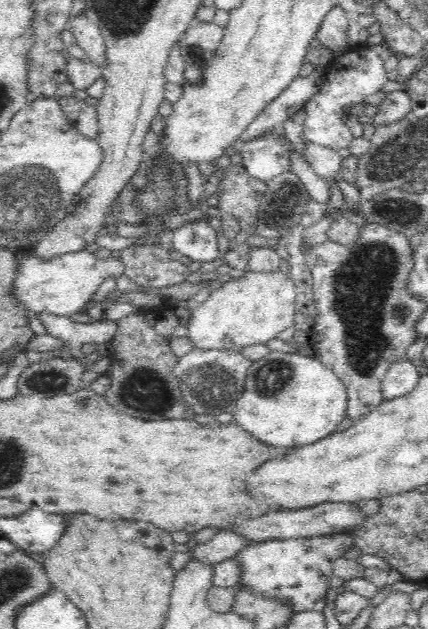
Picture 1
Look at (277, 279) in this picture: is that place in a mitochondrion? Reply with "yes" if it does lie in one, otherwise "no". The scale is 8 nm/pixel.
no

